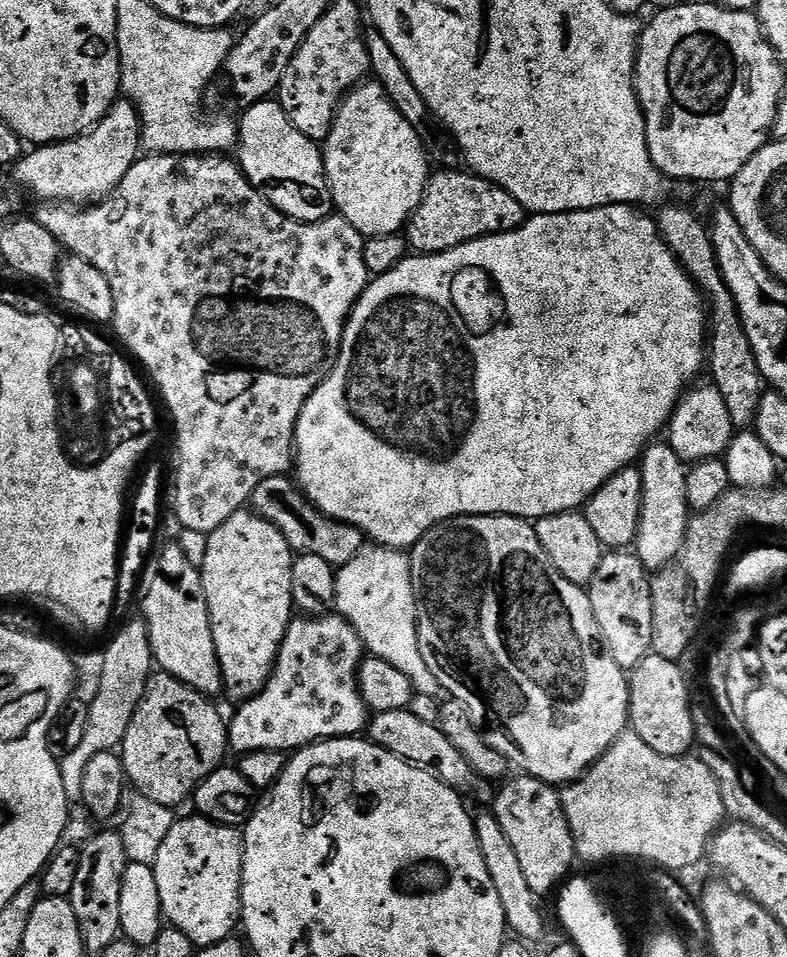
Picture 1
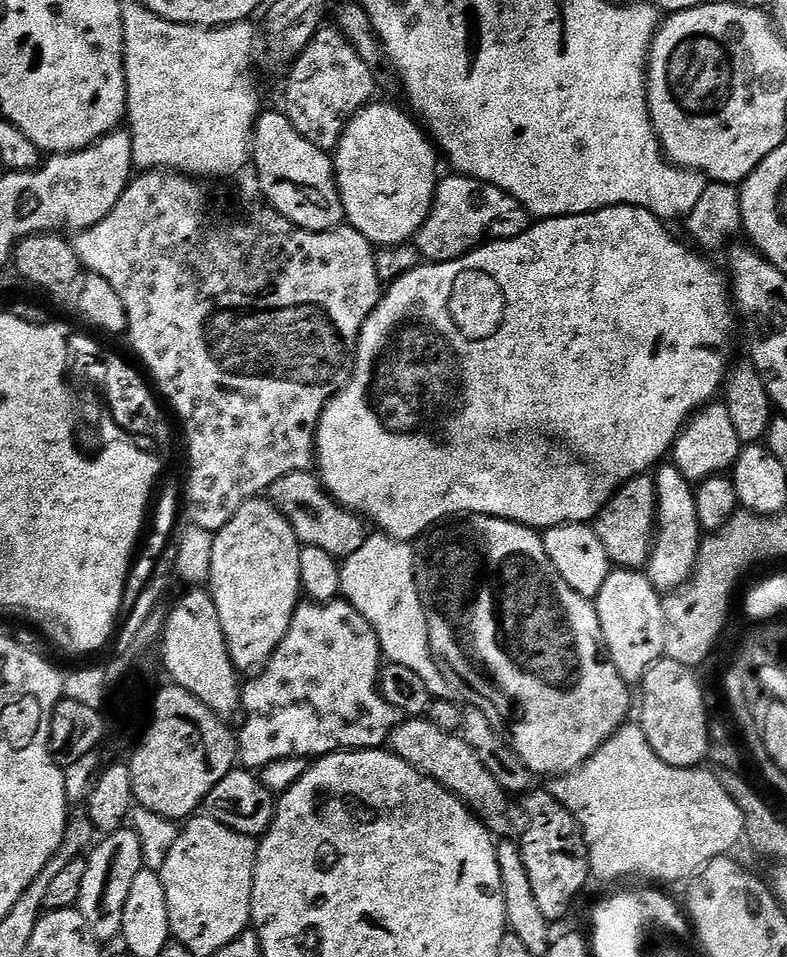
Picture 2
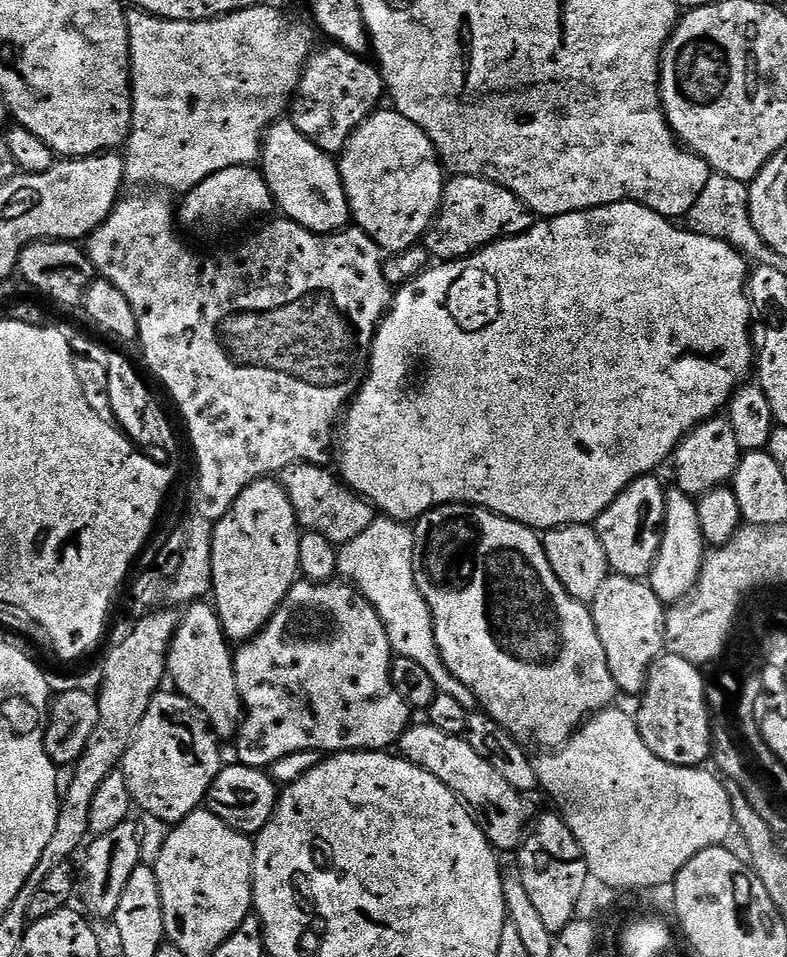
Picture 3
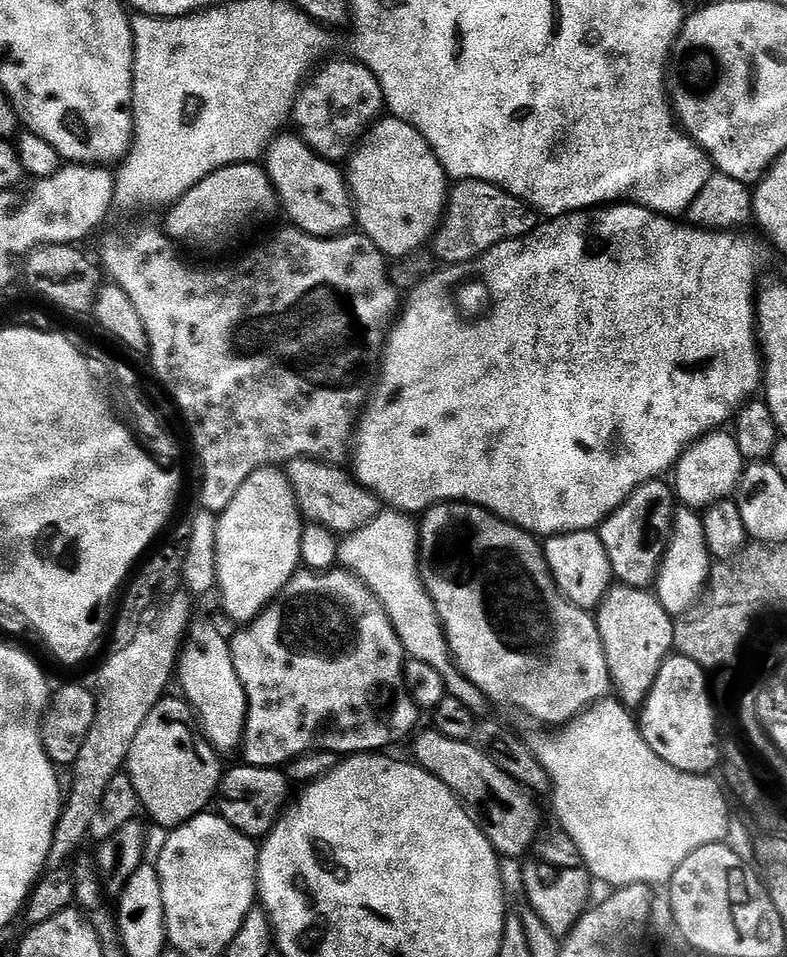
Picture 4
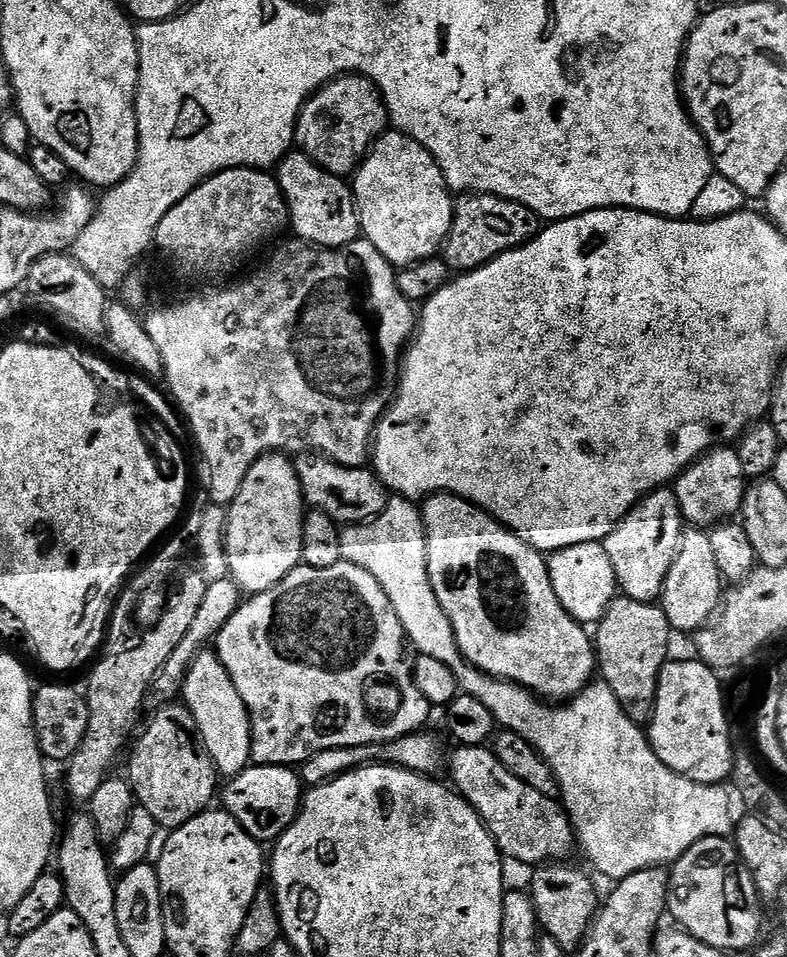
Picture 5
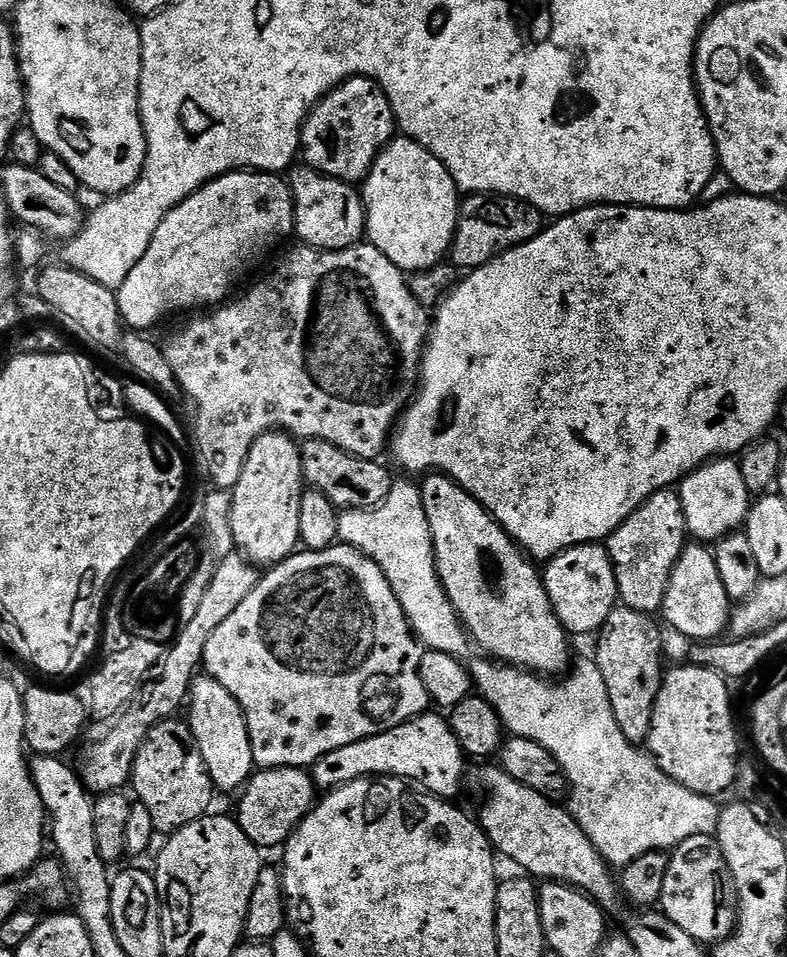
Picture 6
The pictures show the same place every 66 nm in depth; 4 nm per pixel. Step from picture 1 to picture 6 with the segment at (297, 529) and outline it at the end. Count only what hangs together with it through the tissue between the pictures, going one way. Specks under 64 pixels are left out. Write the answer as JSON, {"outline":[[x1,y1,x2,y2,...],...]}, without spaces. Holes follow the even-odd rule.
{"outline":[[325,440,303,441,300,444,300,457,305,481,322,494,326,494,338,510,377,508,388,499,394,483,394,476,391,476,380,462,355,456]]}

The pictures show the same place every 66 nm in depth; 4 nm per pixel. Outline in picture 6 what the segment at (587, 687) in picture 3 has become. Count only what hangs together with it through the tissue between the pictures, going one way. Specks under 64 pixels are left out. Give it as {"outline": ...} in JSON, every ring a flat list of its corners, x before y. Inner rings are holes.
{"outline":[[443,474,425,475,420,484,420,493,422,506,426,510,426,522,430,522,440,581,475,647,479,651,481,648,484,651,481,653,497,661,514,664,518,668,526,668,529,672,543,674,548,678,567,673,574,660,572,648,568,645,570,633,556,617,541,569,501,528,499,522,452,477]]}

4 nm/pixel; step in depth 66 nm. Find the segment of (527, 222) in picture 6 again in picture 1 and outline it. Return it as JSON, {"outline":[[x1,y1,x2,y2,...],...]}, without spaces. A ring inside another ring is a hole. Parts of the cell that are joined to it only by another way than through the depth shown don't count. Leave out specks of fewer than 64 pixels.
{"outline":[[436,170,429,175,422,202,406,225,406,239,413,253,454,250,471,240,512,232,524,225,526,213,514,194,506,194,497,184,471,171,460,171]]}

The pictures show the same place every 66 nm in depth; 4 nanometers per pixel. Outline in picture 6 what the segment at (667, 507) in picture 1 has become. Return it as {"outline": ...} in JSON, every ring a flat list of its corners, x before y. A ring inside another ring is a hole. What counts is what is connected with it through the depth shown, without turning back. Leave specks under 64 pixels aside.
{"outline":[[700,542,685,547,683,556,670,574,662,616,666,624,668,619,669,626,691,642,712,642,725,635,730,624,730,601,711,547]]}

